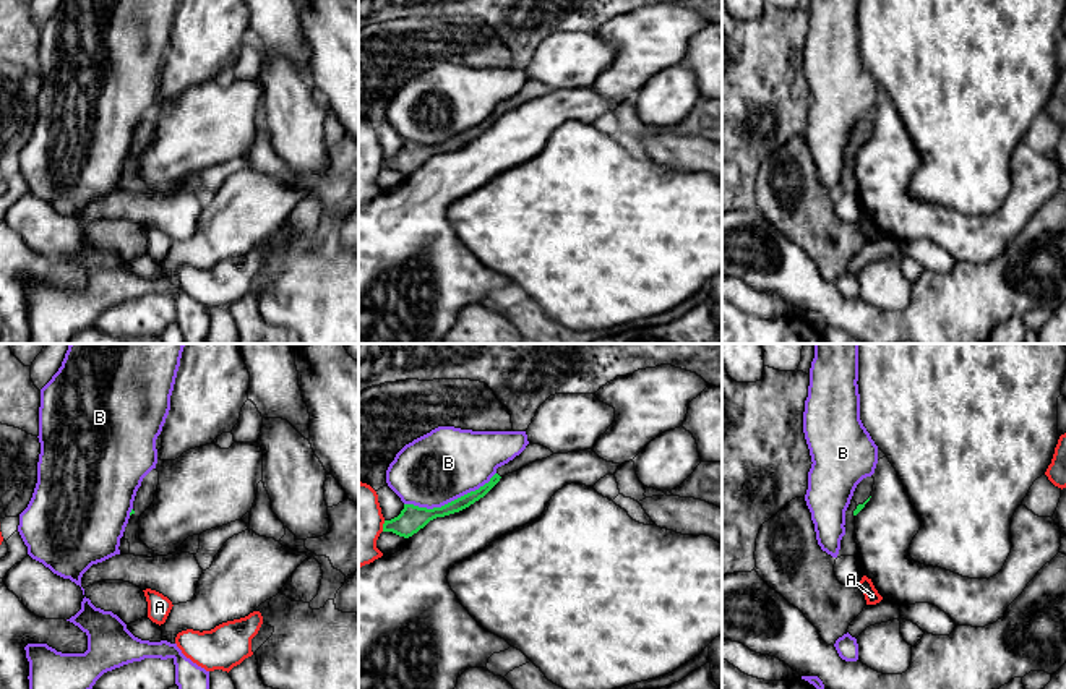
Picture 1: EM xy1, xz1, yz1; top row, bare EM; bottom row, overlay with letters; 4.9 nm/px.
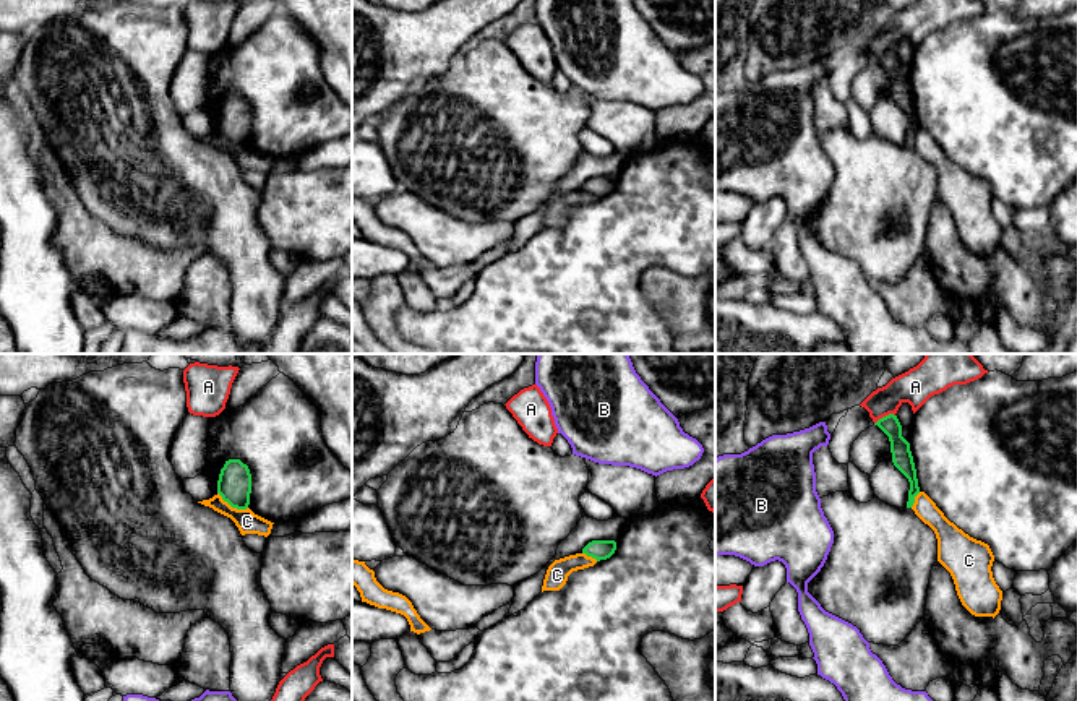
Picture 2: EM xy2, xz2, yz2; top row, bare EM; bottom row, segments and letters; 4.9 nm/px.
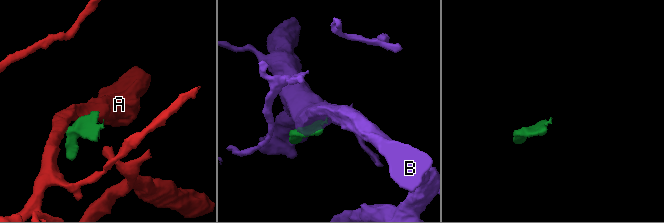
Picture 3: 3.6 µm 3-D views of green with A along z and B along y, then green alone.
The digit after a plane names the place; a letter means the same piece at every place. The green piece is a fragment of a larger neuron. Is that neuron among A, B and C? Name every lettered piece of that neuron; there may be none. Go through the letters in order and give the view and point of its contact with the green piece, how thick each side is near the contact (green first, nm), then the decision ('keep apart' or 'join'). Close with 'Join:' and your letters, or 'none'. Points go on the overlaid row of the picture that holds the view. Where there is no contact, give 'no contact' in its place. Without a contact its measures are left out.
A: yz2 (886, 416) | 100/180 nm | keep apart
B: xz1 (451, 501) | 130/360 nm | keep apart
C: xy2 (232, 507) | 170/110 nm | keep apart
Join: none

